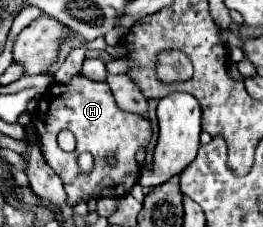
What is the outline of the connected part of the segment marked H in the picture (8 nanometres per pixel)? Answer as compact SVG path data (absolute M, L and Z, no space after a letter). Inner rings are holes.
M76 75L64 85L52 83L38 103L38 113L32 123L38 137L42 139L48 165L56 171L56 175L60 175L64 183L70 205L90 197L122 197L130 193L132 185L138 181L140 165L136 161L136 153L140 147L150 143L152 127L148 119L118 109L106 83L96 83L84 75ZM62 129L70 129L76 137L76 149L72 153L64 153L58 147L56 137ZM82 151L90 151L94 157L94 169L90 175L80 173L76 165L76 159ZM108 157L114 157L114 163L110 163Z

